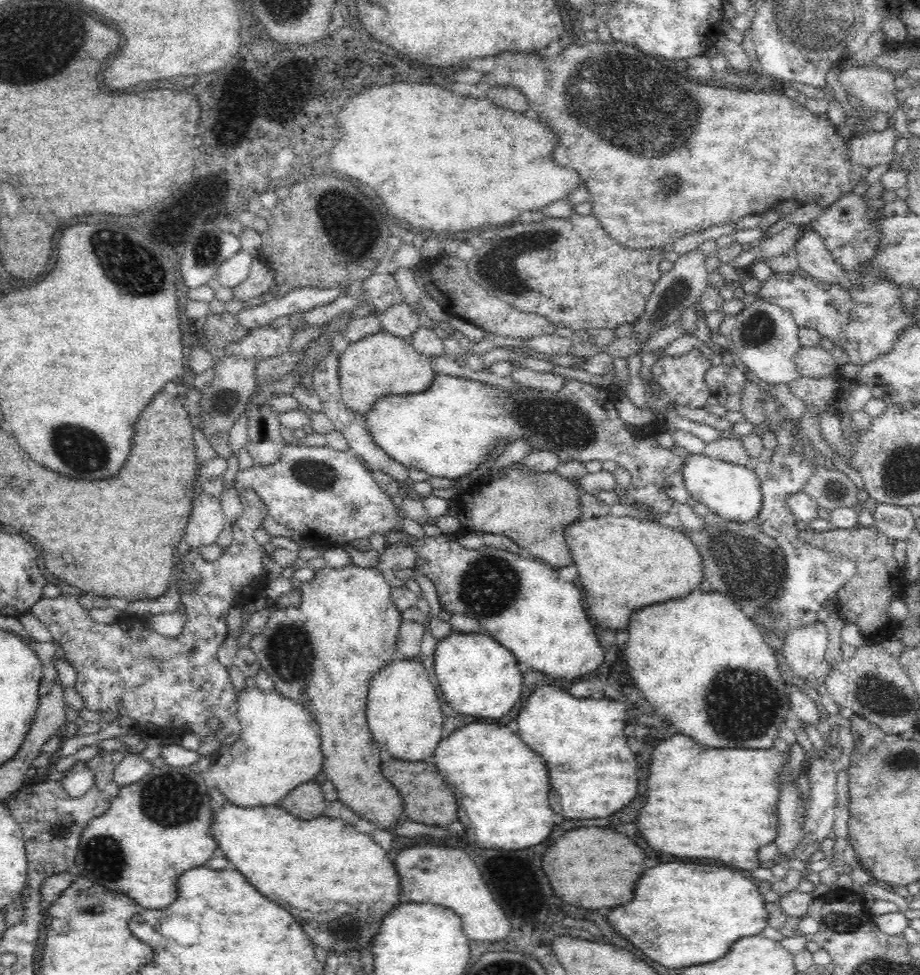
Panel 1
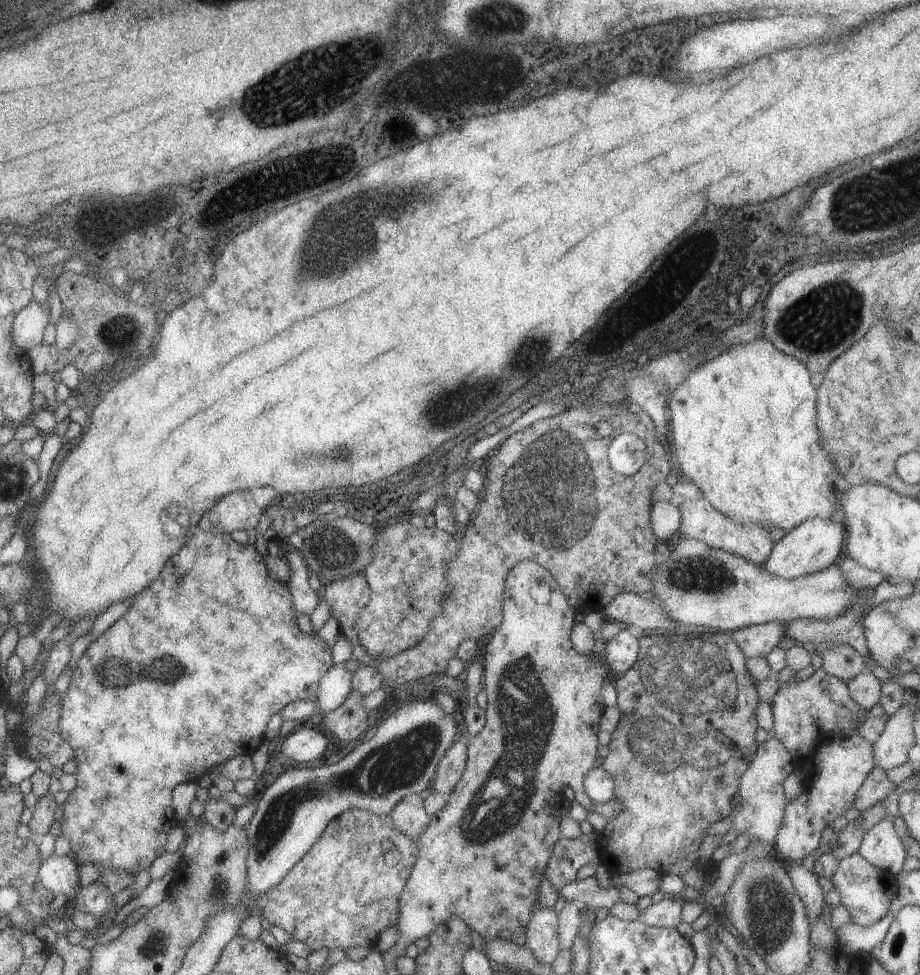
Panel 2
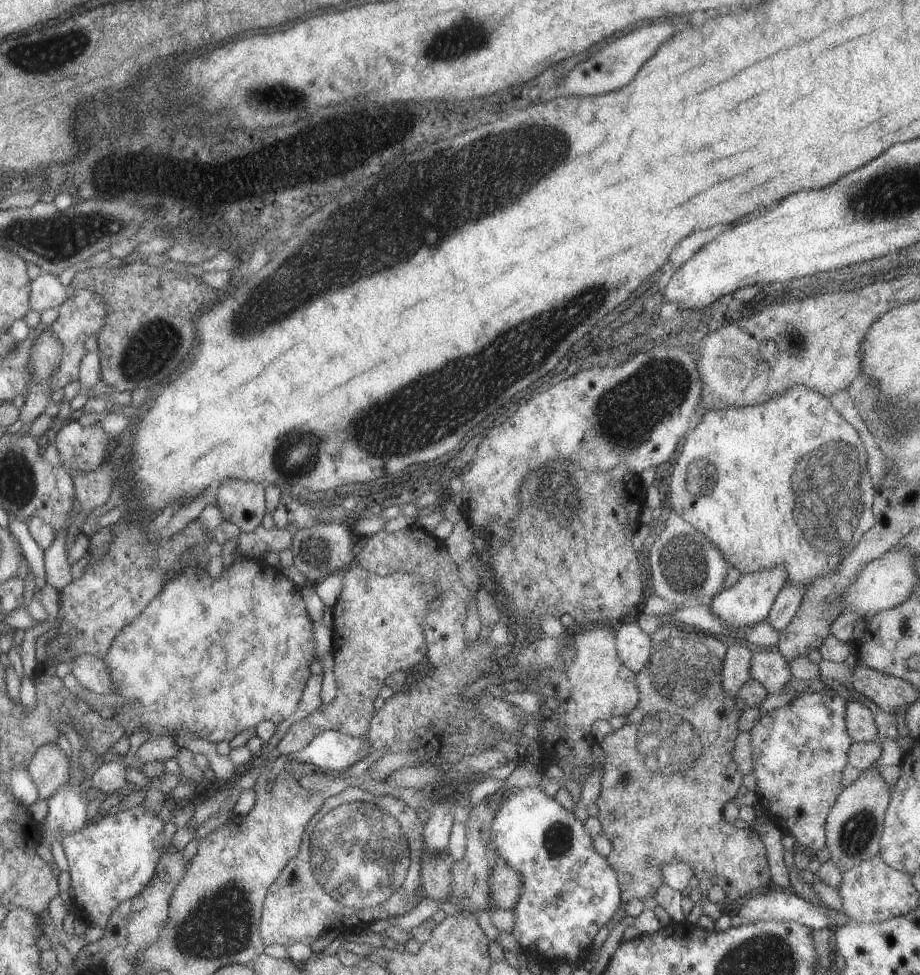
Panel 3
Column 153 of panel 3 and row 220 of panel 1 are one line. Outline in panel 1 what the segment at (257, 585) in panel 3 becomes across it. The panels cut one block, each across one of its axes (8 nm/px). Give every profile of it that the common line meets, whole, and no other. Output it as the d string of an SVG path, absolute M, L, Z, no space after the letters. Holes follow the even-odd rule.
M584 39L578 41L574 45L569 45L564 47L558 53L558 56L554 55L552 57L548 57L547 59L540 59L538 56L538 52L526 52L526 51L504 51L498 53L495 57L495 65L494 70L485 73L484 83L488 83L491 87L494 86L514 86L517 90L520 90L524 93L525 98L529 102L529 105L534 108L534 110L538 110L538 116L540 116L540 120L542 122L546 122L546 124L550 124L550 128L554 128L556 130L556 134L560 136L560 144L556 146L556 152L554 152L554 160L558 162L558 165L565 166L574 170L578 170L580 172L580 178L582 178L582 186L588 186L590 188L588 202L592 203L592 214L598 218L598 221L604 225L604 229L610 232L610 237L614 237L618 243L631 248L631 249L643 249L643 248L652 248L652 247L664 247L668 243L674 243L678 238L682 238L683 236L688 236L688 234L692 234L694 232L701 232L706 230L706 228L710 228L710 226L714 226L714 224L724 224L734 222L740 220L743 216L748 216L748 214L758 214L764 215L767 213L768 208L772 206L772 204L778 203L779 201L784 200L796 200L800 205L805 204L818 204L818 206L829 207L831 204L834 204L844 194L852 193L852 189L858 184L861 184L862 176L868 172L869 168L864 167L862 165L858 165L856 163L852 163L850 159L848 159L848 140L845 141L843 137L838 135L838 131L836 125L832 124L832 121L828 119L828 115L826 111L821 111L820 115L816 113L816 111L810 106L810 104L805 103L803 100L796 100L784 95L784 92L776 92L773 89L771 90L748 90L746 88L738 88L736 90L730 90L721 86L720 84L714 84L708 82L707 84L696 84L685 80L682 78L678 78L679 74L675 74L674 70L668 63L665 63L661 58L656 56L652 56L638 50L635 46L626 44L622 41L612 41L612 42L601 42L601 41L586 41Z

